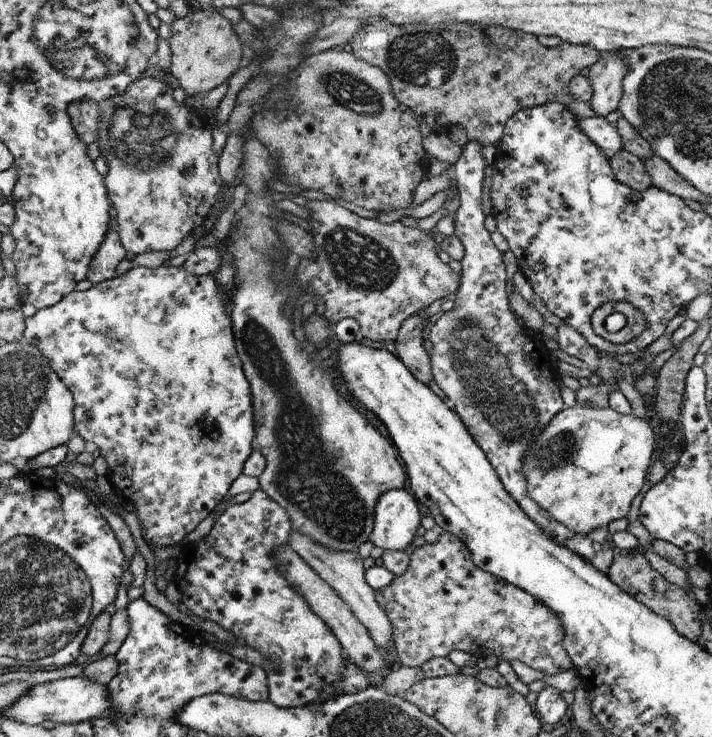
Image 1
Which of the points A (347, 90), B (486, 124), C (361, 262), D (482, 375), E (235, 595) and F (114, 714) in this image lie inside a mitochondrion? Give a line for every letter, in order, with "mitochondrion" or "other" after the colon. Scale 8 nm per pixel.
A: mitochondrion
B: other
C: mitochondrion
D: mitochondrion
E: other
F: other

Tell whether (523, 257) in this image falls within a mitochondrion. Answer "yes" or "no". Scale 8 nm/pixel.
no

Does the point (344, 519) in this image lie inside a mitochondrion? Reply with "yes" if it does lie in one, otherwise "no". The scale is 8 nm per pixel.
yes

